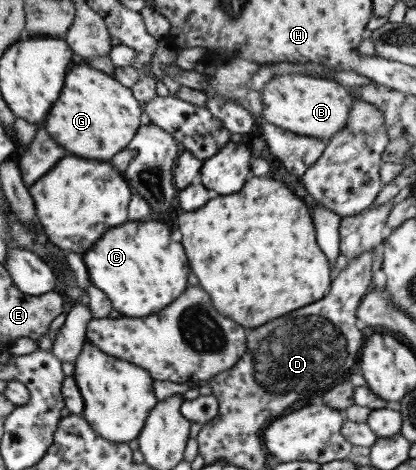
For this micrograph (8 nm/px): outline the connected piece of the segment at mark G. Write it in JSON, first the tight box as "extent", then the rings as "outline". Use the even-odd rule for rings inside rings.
{"extent":[45,65,142,161],"outline":[[[74,65],[66,74],[59,98],[55,100],[55,104],[52,104],[51,110],[47,112],[45,130],[59,146],[63,146],[67,152],[71,152],[77,157],[108,161],[116,152],[126,148],[132,136],[137,133],[142,119],[141,108],[129,88],[125,88],[113,77],[107,76],[89,65]]]}

